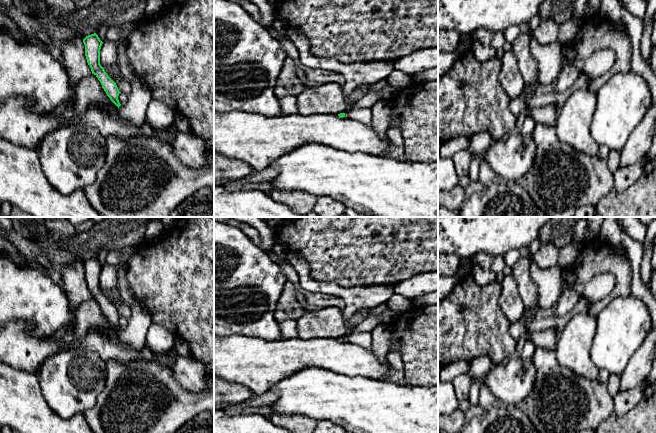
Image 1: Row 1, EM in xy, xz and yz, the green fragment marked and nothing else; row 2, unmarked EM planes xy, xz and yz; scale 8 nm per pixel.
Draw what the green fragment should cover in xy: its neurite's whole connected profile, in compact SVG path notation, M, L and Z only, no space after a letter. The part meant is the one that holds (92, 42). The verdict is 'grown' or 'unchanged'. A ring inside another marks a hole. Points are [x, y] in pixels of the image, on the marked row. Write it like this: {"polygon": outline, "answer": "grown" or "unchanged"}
{"polygon": "M94 33L86 36L83 39L83 43L85 45L87 63L91 68L92 74L98 78L107 96L119 108L121 106L118 100L120 91L116 83L108 76L100 64L100 49L103 42L98 35Z", "answer": "unchanged"}

